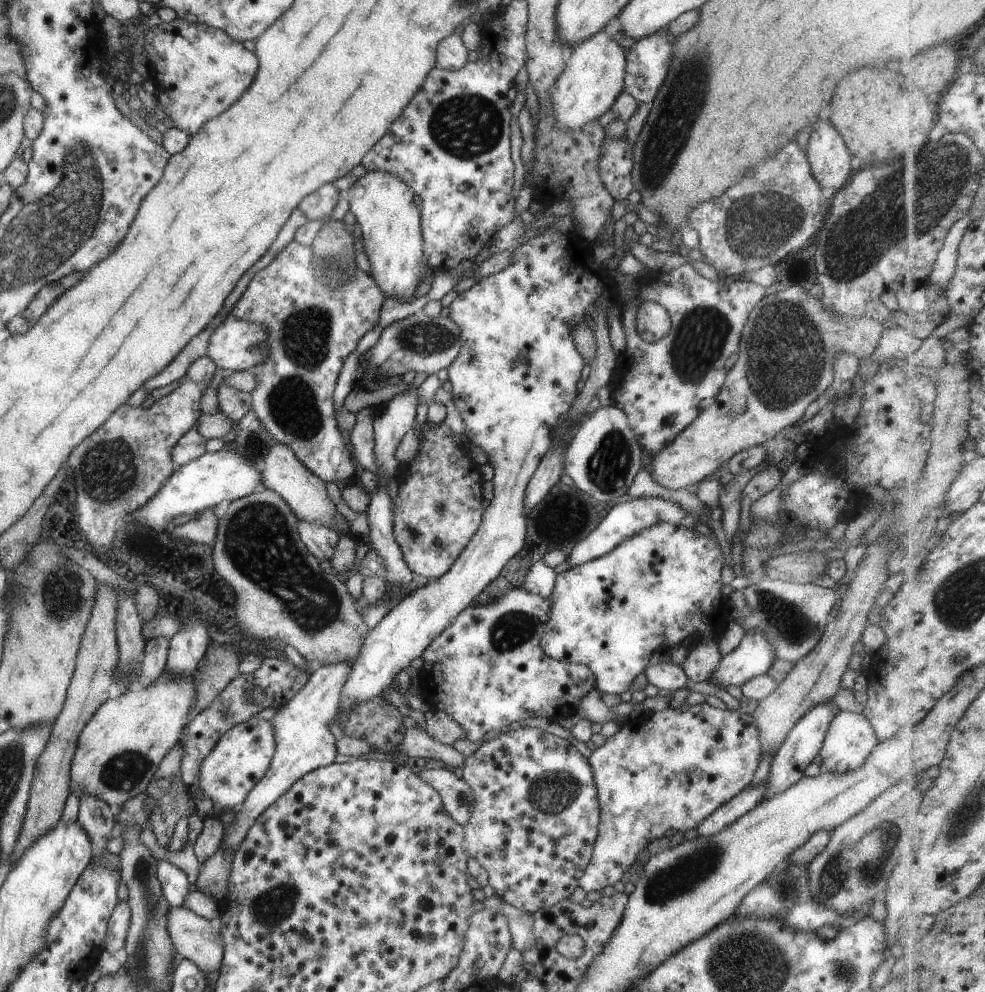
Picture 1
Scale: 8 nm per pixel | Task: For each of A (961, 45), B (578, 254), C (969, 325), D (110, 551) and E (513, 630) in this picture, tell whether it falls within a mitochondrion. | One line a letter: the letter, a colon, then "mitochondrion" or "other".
A: other
B: other
C: other
D: other
E: mitochondrion

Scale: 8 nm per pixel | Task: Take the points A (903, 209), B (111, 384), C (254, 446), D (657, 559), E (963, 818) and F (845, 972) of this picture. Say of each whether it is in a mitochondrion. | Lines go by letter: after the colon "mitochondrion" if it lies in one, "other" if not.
A: mitochondrion
B: other
C: mitochondrion
D: other
E: mitochondrion
F: mitochondrion

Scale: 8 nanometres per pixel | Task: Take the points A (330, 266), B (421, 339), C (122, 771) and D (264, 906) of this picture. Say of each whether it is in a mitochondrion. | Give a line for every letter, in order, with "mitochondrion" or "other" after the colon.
A: mitochondrion
B: mitochondrion
C: mitochondrion
D: mitochondrion

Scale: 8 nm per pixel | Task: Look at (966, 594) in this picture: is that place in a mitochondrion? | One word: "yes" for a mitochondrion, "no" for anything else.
yes

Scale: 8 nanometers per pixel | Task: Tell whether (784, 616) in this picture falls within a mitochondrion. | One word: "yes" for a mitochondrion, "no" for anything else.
yes

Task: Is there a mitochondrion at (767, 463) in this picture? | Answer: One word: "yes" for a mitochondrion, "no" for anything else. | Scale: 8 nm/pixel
no

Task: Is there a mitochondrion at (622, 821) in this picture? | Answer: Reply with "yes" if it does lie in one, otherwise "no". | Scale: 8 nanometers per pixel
no

